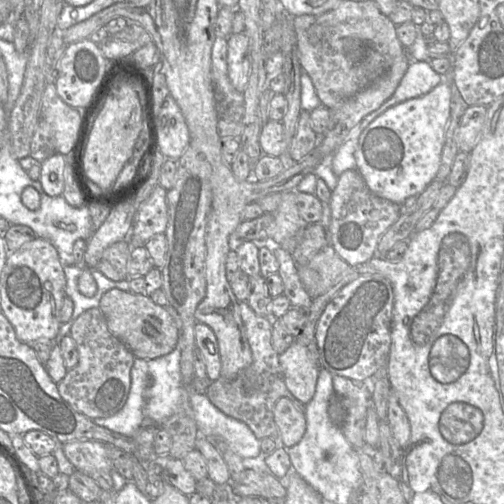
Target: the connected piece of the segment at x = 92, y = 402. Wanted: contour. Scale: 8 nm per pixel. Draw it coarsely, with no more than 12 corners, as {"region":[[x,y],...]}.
{"region":[[99,307],[70,336],[77,365],[58,384],[94,420],[122,409],[134,355]]}

